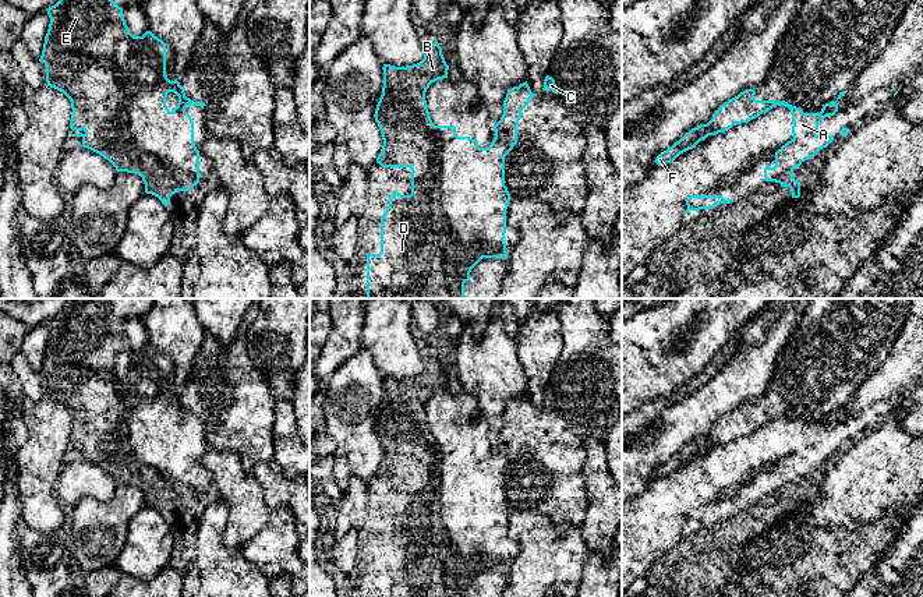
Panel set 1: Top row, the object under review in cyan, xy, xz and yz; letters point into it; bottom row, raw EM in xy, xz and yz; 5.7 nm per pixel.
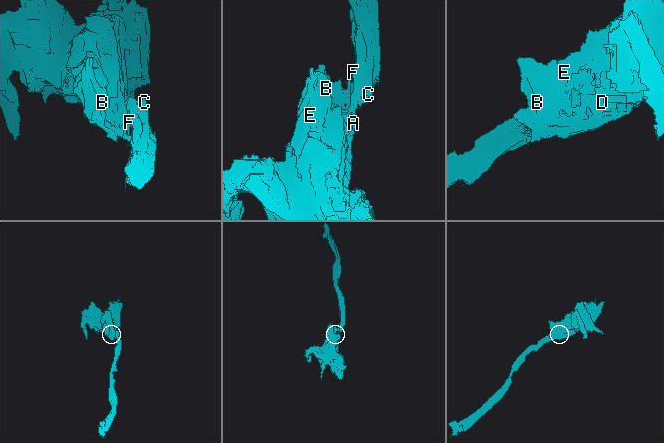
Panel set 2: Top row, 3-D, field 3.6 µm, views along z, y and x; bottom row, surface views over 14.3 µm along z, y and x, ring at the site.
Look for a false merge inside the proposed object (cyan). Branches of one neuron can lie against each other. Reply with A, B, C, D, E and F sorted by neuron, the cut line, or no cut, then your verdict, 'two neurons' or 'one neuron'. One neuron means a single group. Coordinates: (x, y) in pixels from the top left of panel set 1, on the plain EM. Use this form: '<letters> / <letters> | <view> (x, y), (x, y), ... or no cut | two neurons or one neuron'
A B D E / C F | xz (495, 448), (513, 458) | two neurons

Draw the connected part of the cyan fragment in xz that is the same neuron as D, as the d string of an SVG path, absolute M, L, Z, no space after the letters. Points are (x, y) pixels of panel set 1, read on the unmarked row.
M438 354L424 357L424 371L413 378L395 379L383 377L383 399L382 407L375 421L375 434L379 438L383 458L376 470L376 476L382 480L410 480L411 481L411 506L402 508L397 504L389 509L389 519L381 530L381 565L367 568L367 597L464 597L470 593L471 582L482 570L508 570L505 545L506 545L506 522L509 519L510 506L505 498L505 469L513 462L508 453L492 452L488 460L480 460L478 453L470 449L457 449L455 438L435 438L427 421L425 405L429 398L438 392L448 391L449 378L442 367L442 360Z

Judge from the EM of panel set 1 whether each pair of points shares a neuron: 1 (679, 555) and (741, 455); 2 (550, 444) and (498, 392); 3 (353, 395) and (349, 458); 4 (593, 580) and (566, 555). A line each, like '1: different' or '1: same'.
1: different
2: different
3: same
4: different

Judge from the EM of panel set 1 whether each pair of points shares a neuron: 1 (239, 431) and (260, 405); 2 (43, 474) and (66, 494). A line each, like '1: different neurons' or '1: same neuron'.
1: same neuron
2: different neurons

